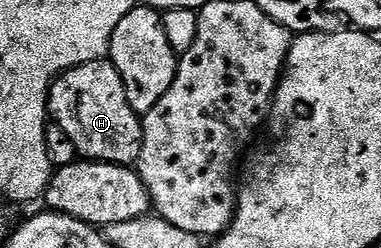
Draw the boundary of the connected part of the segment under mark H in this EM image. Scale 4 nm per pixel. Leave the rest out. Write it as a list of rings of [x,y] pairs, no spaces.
[[[96,60],[75,66],[59,76],[49,91],[52,123],[63,126],[67,138],[75,142],[78,157],[98,164],[136,165],[143,138],[142,117],[131,110],[127,90],[112,60]]]

